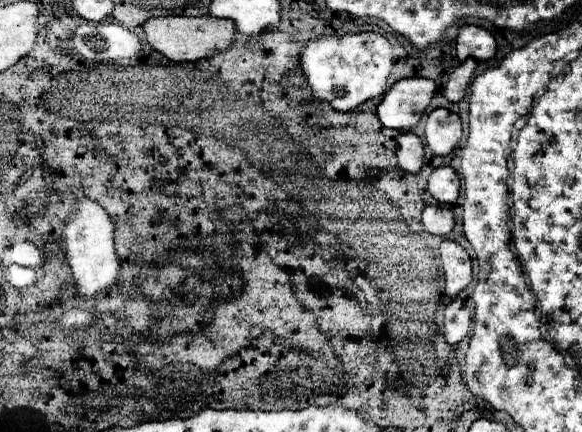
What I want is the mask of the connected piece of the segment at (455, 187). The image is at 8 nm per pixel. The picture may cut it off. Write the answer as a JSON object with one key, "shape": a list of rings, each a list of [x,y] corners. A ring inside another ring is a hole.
{"shape":[[[441,165],[435,167],[433,173],[429,175],[429,185],[427,191],[433,195],[433,199],[441,203],[455,203],[459,195],[459,177],[453,167]]]}

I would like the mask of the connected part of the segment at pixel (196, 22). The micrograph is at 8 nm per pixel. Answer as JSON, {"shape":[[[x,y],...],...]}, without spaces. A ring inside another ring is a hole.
{"shape":[[[151,17],[143,23],[147,43],[171,61],[199,61],[211,57],[215,51],[225,51],[235,41],[235,23],[219,17]]]}

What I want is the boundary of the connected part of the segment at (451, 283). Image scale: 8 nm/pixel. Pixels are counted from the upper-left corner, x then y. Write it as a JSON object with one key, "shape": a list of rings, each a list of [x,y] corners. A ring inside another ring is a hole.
{"shape":[[[449,239],[441,243],[439,253],[445,273],[445,293],[457,297],[471,283],[471,259],[459,243]]]}

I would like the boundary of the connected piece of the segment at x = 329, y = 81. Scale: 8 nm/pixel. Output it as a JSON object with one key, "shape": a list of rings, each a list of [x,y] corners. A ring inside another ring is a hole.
{"shape":[[[357,33],[343,37],[319,37],[301,53],[301,69],[321,101],[329,101],[337,111],[351,111],[357,105],[387,91],[387,75],[393,67],[389,41],[379,33]]]}

